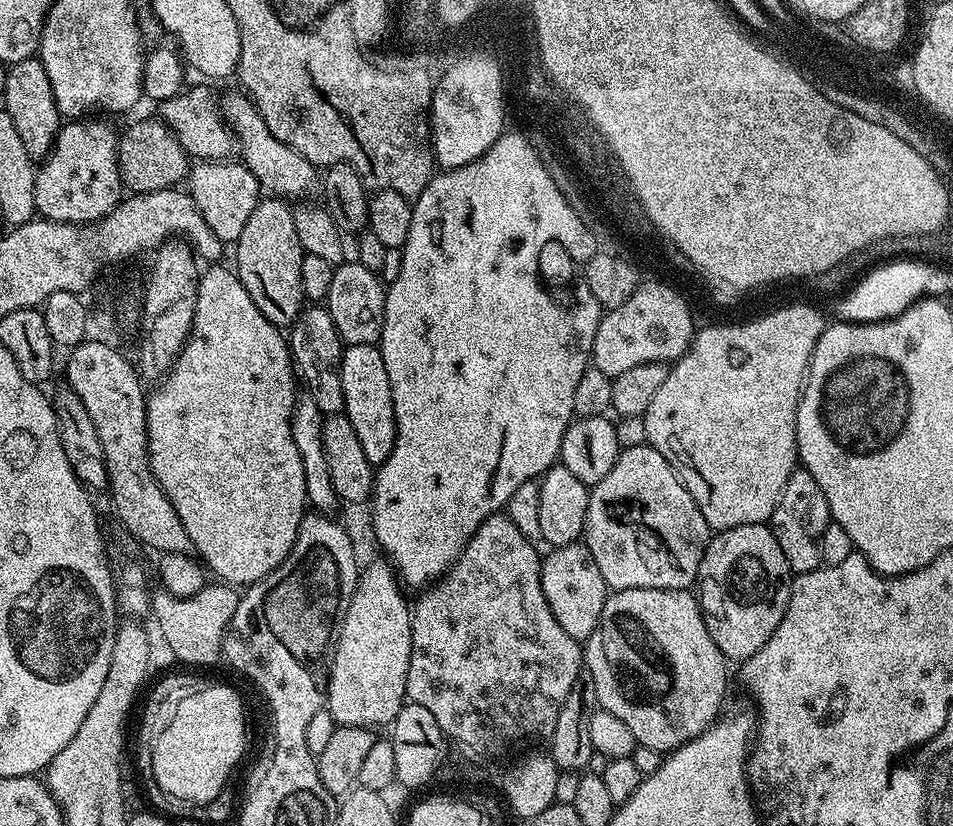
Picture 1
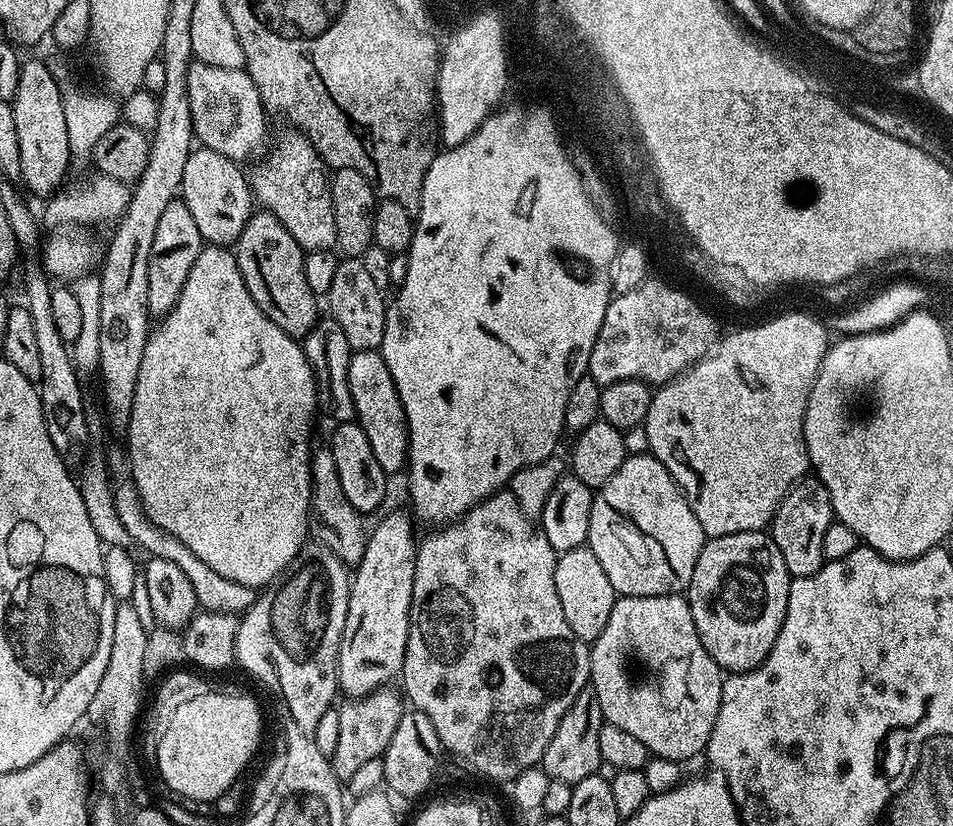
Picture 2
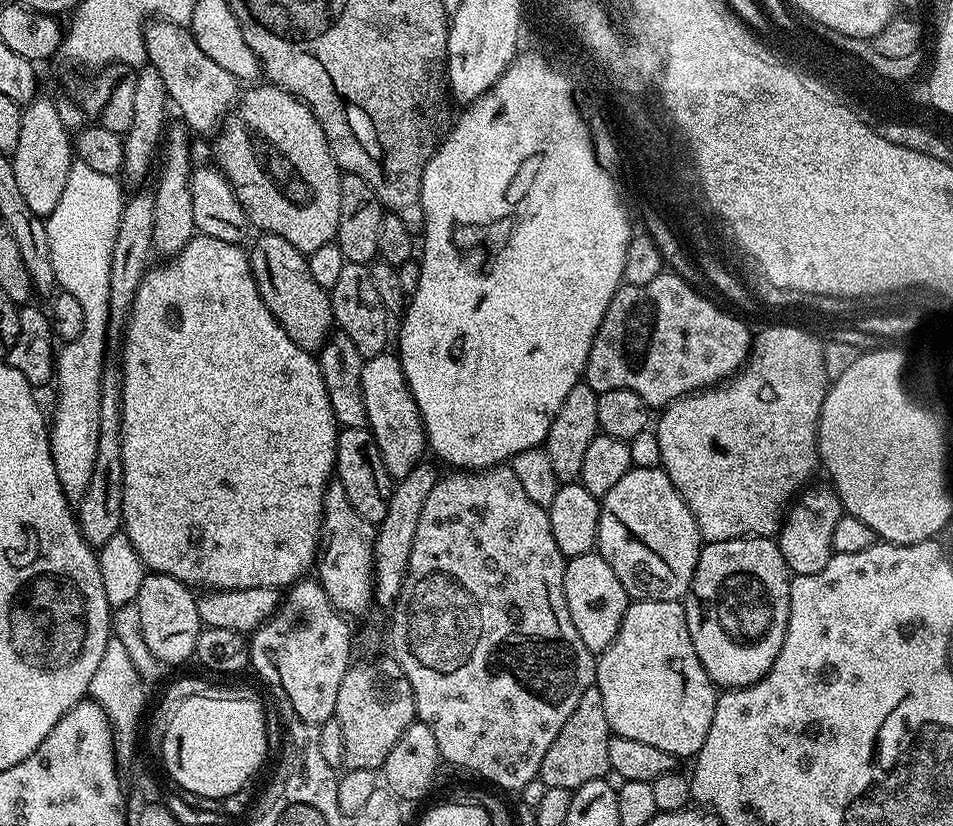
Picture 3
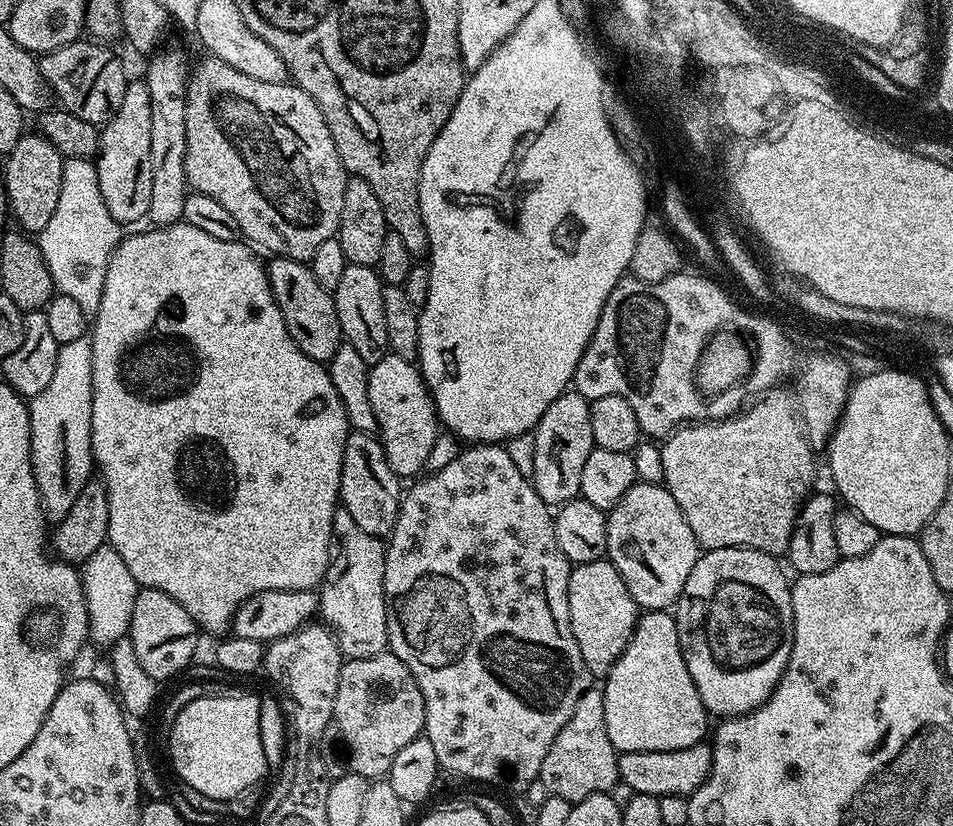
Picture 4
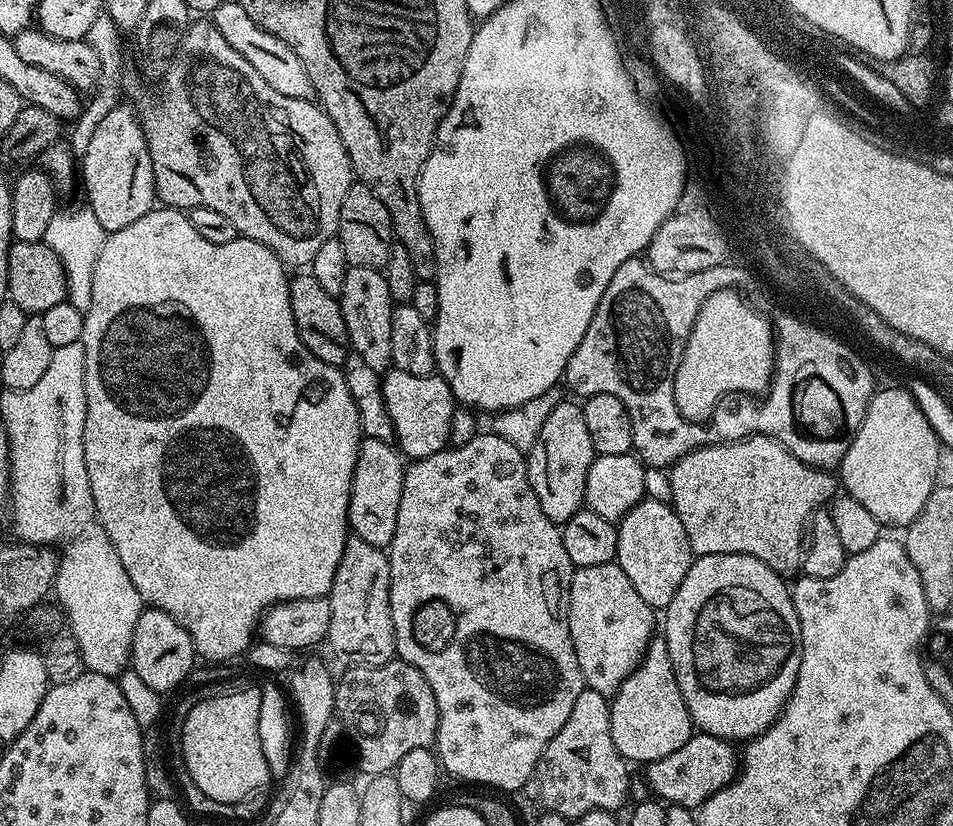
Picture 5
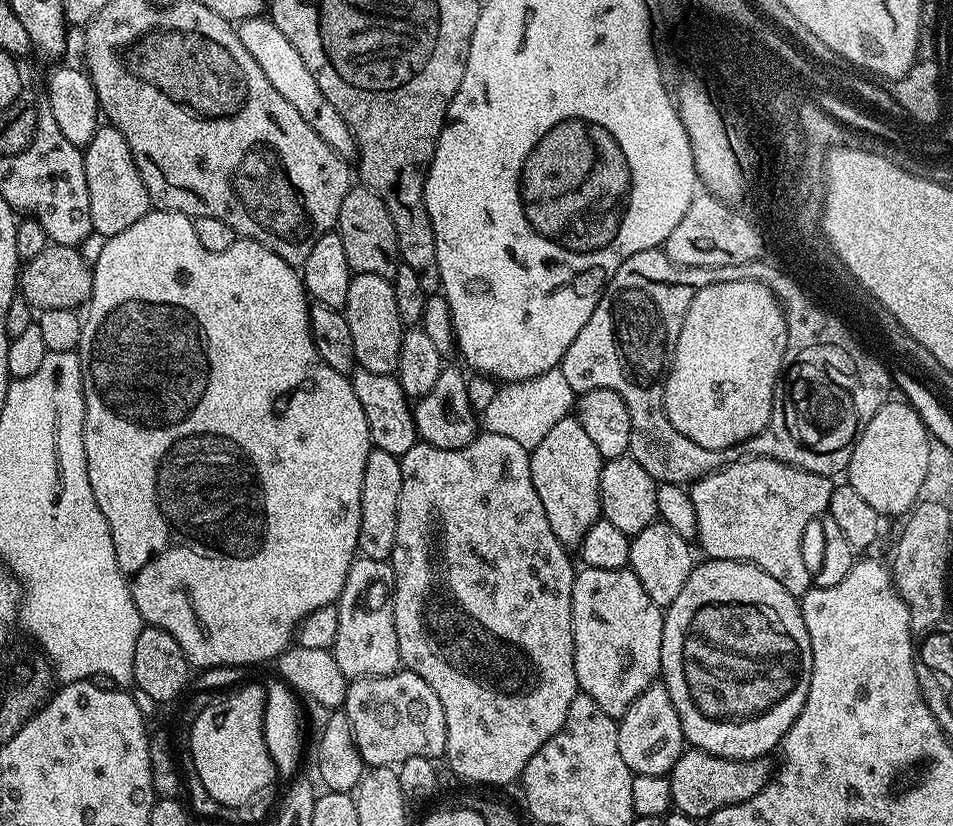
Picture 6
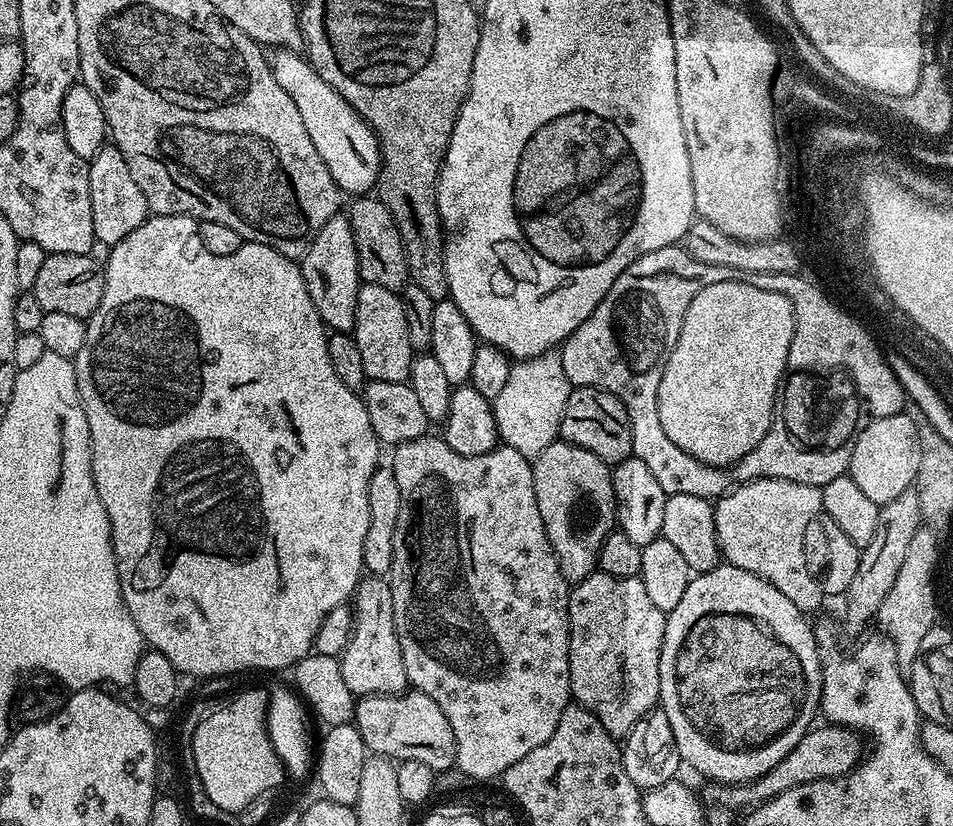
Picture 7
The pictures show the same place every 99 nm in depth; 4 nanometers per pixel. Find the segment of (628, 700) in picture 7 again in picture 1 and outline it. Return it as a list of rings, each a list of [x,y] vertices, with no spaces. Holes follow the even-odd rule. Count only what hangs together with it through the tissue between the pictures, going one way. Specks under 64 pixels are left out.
[[[583,542],[567,544],[561,548],[553,547],[549,556],[545,555],[540,562],[540,577],[542,578],[542,594],[546,594],[546,602],[562,630],[570,634],[570,638],[587,642],[590,634],[598,626],[598,618],[602,618],[602,606],[610,595],[608,583],[602,578],[602,570],[598,570],[598,562],[594,562],[594,554],[590,554],[588,545]]]

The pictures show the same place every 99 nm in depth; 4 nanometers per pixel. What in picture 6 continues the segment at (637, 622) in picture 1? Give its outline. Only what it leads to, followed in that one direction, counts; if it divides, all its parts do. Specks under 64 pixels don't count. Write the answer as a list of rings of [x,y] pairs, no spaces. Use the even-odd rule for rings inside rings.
[[[657,682],[642,690],[642,694],[638,694],[634,702],[630,702],[626,714],[618,720],[618,751],[626,761],[626,766],[630,766],[635,775],[667,777],[685,750],[682,722],[663,683]]]

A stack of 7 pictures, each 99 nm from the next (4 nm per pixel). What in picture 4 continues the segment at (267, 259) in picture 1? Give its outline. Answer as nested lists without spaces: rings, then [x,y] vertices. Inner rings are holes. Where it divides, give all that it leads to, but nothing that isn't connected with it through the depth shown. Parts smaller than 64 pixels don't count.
[[[278,256],[269,259],[266,267],[274,302],[282,310],[282,322],[286,322],[286,330],[298,350],[321,362],[332,360],[342,343],[335,295],[314,278],[311,267],[303,260]]]

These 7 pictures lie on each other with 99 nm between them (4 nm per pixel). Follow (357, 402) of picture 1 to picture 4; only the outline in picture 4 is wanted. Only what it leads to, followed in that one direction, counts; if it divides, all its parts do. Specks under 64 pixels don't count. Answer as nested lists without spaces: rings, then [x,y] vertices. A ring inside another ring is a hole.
[[[383,356],[368,369],[368,389],[376,432],[384,448],[386,462],[390,462],[390,470],[401,478],[415,477],[423,469],[426,458],[430,458],[434,438],[438,438],[442,431],[440,417],[436,415],[436,407],[419,367],[401,356]]]

